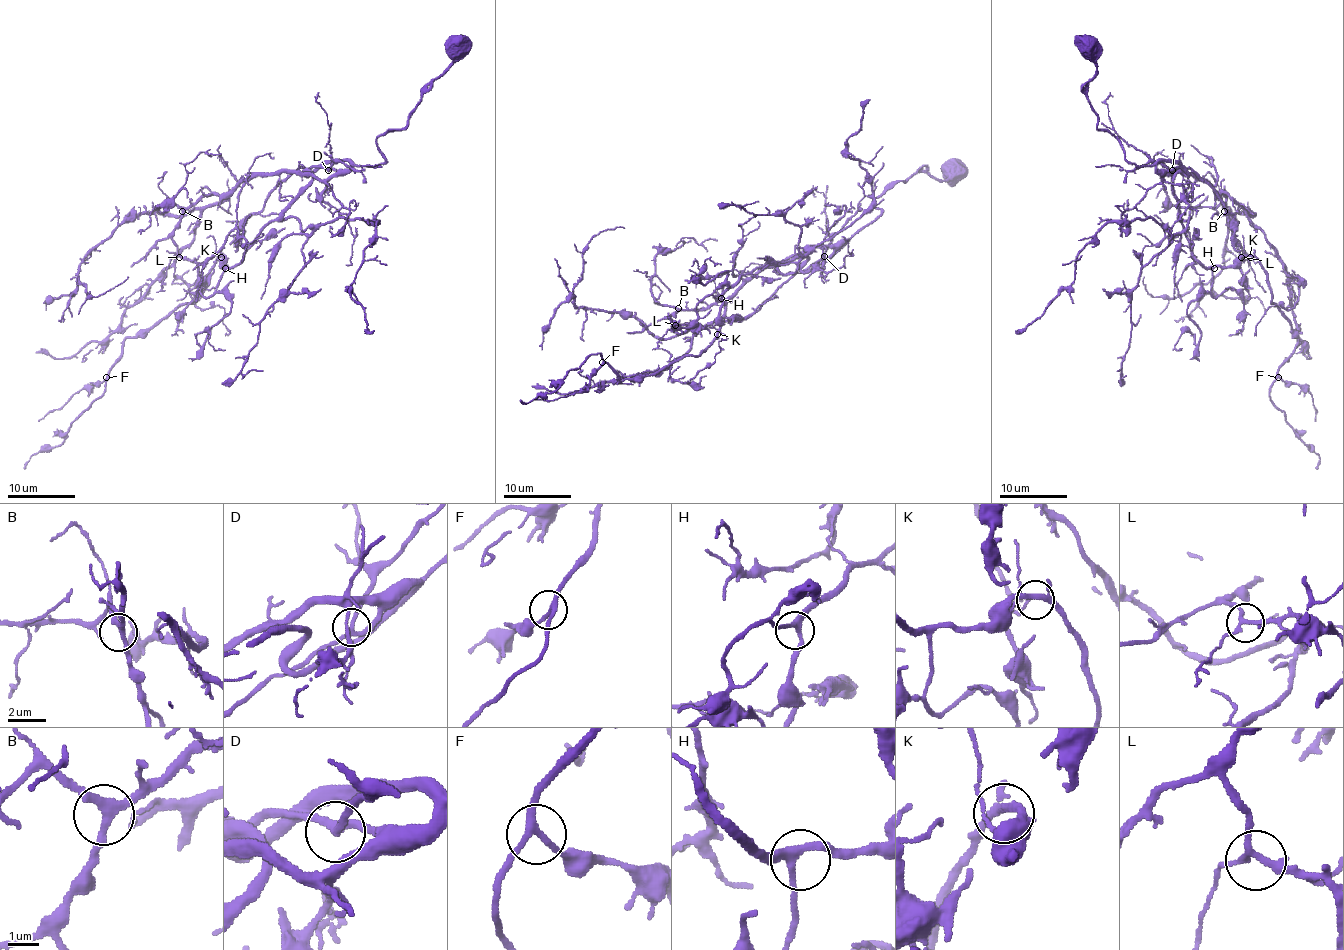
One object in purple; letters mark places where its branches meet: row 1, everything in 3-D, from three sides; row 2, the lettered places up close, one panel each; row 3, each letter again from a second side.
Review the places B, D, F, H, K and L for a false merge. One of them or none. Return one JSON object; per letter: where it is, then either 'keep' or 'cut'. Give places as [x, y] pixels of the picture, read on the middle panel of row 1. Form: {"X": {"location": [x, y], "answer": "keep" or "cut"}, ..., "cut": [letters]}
{"B": {"location": [678, 308], "answer": "keep"}, "D": {"location": [824, 256], "answer": "keep"}, "F": {"location": [602, 362], "answer": "keep"}, "H": {"location": [721, 298], "answer": "keep"}, "K": {"location": [717, 334], "answer": "keep"}, "L": {"location": [675, 325], "answer": "keep"}, "cut": []}

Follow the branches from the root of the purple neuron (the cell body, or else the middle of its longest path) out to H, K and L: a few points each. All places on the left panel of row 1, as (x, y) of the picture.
H: (457, 42), (408, 122), (376, 139), (383, 163), (308, 168), (310, 185), (225, 268)
K: (457, 42), (408, 122), (376, 139), (383, 163), (308, 168), (310, 185), (243, 258), (225, 267), (221, 257)
L: (457, 42), (408, 122), (376, 139), (383, 163), (321, 180), (252, 173), (199, 197), (174, 231), (179, 257)

